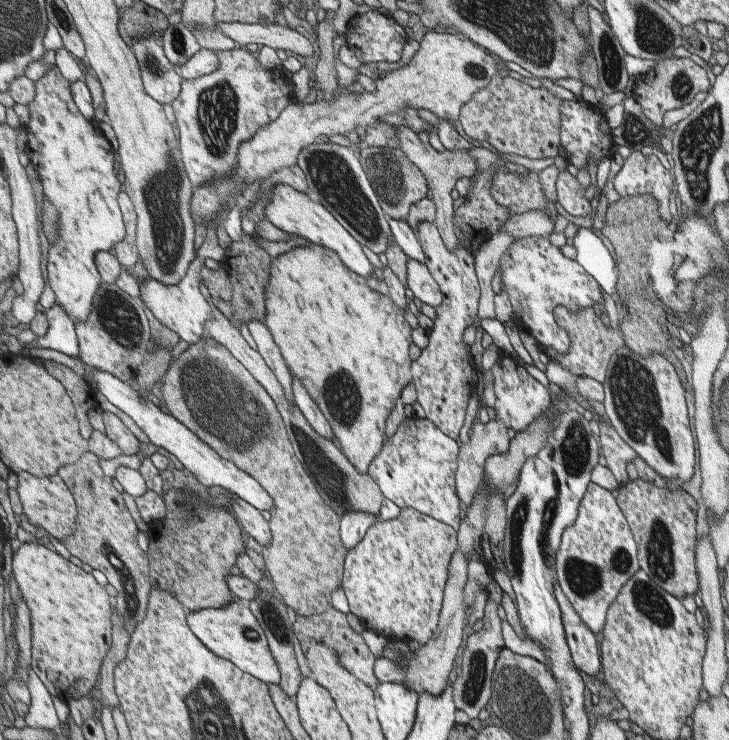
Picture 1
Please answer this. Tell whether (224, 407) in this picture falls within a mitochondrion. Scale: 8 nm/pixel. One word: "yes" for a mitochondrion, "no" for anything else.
yes

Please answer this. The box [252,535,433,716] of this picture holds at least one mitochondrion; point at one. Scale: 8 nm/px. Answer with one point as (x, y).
(275, 622)

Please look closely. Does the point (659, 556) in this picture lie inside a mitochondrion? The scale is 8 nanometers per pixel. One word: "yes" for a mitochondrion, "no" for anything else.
yes

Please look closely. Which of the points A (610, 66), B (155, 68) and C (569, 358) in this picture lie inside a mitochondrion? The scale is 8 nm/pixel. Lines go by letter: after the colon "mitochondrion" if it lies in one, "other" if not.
A: mitochondrion
B: mitochondrion
C: other

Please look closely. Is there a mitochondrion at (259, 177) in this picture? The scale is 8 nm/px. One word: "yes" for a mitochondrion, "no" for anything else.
no

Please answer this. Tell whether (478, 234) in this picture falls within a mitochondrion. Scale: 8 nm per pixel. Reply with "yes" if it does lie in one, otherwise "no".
no

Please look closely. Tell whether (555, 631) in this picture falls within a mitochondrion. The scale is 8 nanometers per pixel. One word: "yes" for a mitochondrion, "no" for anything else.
no

